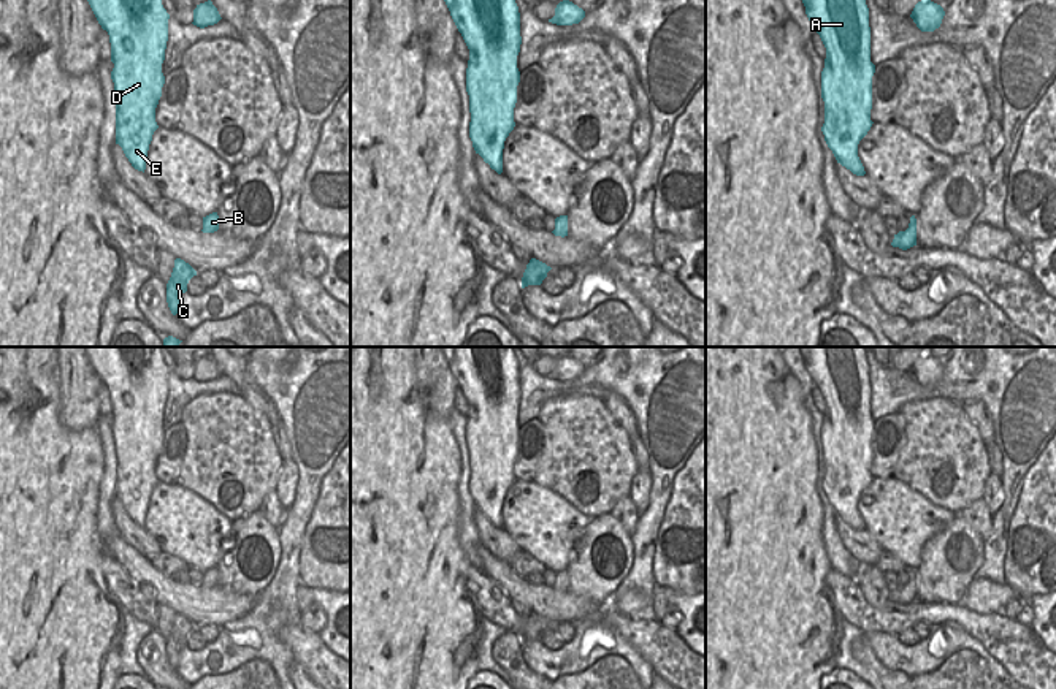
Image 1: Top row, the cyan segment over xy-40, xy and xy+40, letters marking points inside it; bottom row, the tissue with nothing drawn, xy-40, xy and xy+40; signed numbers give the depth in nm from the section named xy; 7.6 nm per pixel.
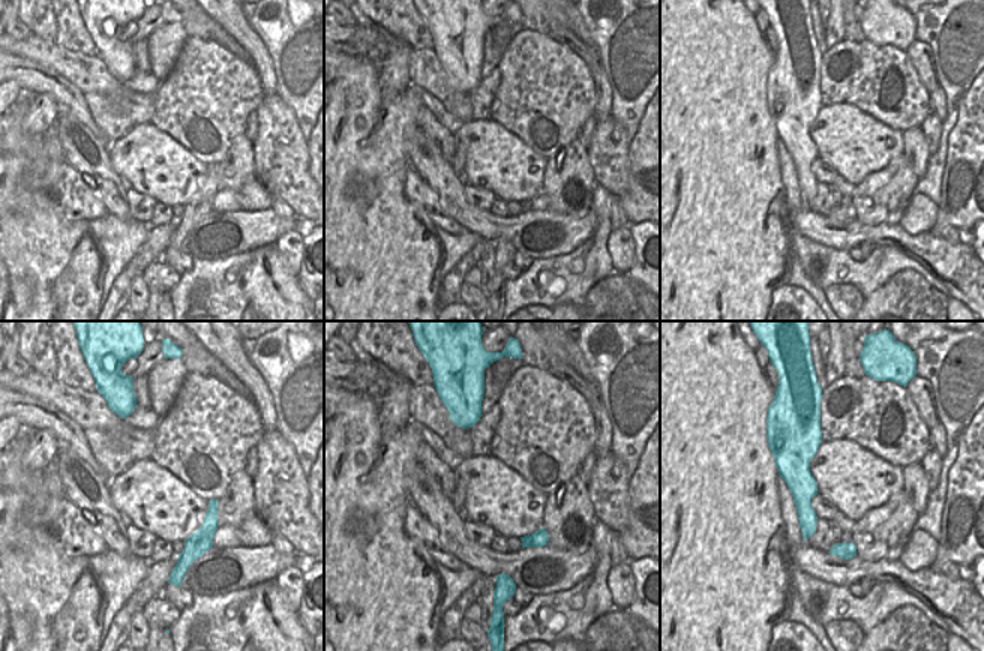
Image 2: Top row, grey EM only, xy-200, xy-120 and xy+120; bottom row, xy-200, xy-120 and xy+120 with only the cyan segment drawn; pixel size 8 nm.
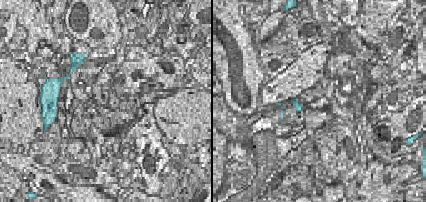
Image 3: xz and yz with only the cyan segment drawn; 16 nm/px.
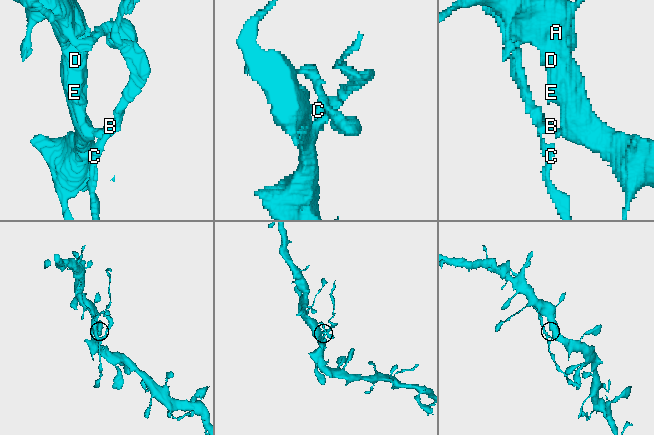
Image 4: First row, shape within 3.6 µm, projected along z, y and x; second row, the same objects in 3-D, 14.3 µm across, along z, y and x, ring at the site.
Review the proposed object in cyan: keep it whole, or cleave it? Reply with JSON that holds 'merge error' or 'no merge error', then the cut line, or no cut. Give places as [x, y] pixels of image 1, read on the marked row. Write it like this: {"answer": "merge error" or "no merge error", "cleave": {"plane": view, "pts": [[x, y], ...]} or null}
{"answer": "merge error", "cleave": {"plane": "xy+40", "pts": [[914, 219], [915, 232]]}}

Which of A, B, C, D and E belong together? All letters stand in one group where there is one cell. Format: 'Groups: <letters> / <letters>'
Groups: A D E / B C.

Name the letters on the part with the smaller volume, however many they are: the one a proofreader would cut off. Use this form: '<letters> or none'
B, C

